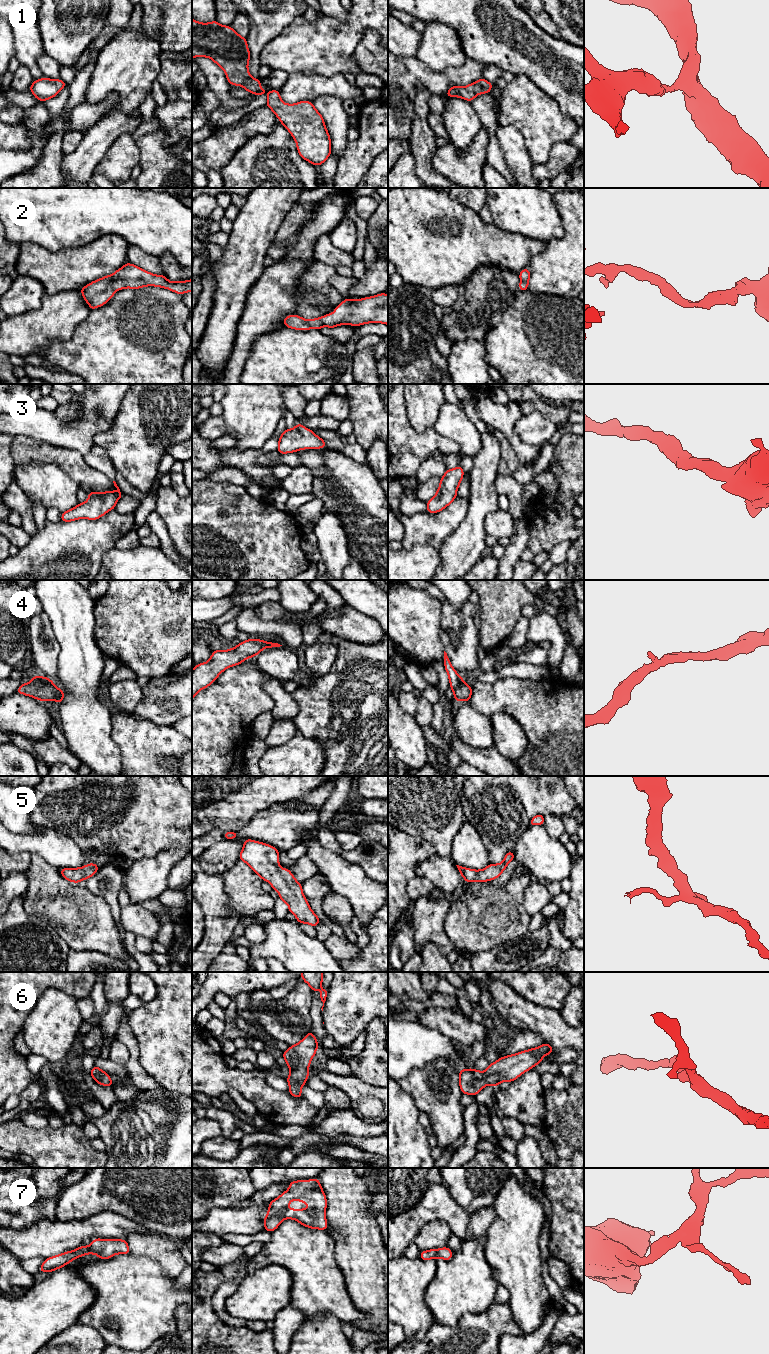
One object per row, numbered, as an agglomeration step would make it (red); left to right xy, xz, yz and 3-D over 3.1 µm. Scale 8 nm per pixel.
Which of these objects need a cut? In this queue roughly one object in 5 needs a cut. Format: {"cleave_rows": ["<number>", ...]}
{"cleave_rows": []}

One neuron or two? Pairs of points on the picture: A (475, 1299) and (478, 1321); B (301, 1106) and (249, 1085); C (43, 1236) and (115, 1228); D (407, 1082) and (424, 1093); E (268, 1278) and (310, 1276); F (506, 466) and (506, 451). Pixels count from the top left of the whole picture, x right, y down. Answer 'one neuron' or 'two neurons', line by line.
A: two neurons
B: one neuron
C: one neuron
D: one neuron
E: two neurons
F: one neuron

